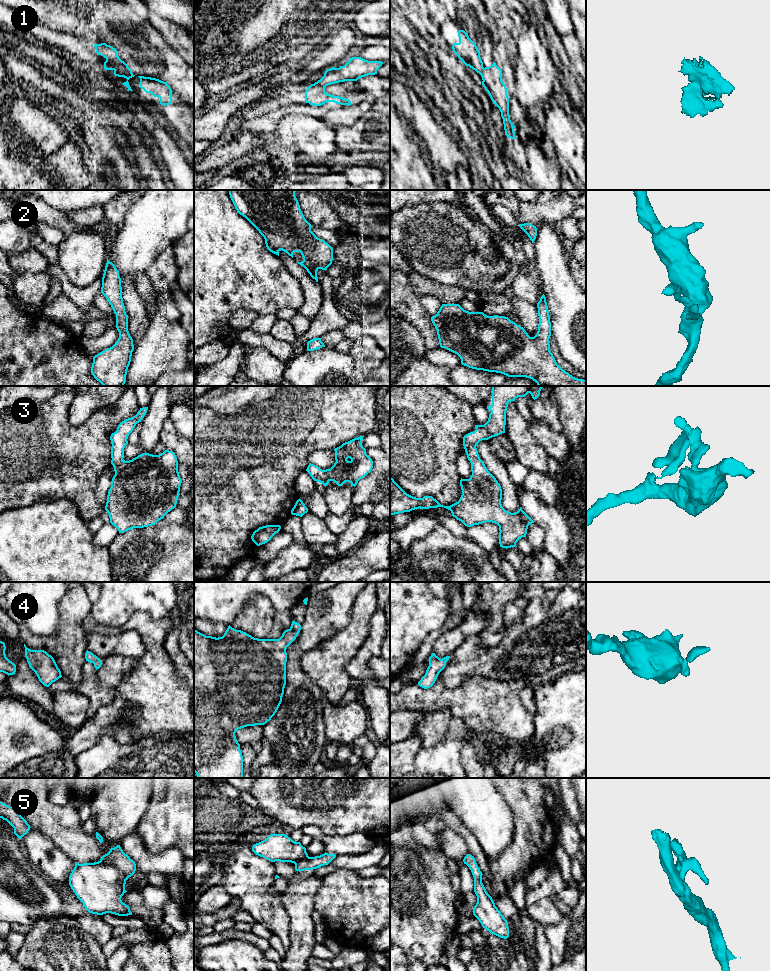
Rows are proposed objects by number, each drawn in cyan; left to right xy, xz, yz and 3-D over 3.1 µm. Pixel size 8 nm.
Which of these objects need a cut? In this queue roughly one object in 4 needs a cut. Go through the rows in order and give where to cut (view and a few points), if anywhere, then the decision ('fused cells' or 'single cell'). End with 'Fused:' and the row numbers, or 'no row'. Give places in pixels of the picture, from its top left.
1: cut xy (114, 70), (123, 72), (128, 79); fused cells
2: cut none; single cell
3: cut none; single cell
4: cut none; single cell
5: cut none; single cell
Fused: 1

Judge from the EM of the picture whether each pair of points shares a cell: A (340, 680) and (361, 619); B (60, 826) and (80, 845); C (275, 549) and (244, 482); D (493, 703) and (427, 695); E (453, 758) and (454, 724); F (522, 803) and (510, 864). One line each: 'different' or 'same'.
A: same
B: same
C: different
D: same
E: same
F: same

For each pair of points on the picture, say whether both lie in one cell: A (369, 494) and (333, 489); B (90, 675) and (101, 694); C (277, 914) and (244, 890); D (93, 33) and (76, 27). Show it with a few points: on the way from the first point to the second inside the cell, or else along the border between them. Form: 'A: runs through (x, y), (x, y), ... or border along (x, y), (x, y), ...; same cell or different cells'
A: border along (355, 487), (352, 493), (352, 503); different cells
B: runs through (90, 680), (90, 683), (96, 689); same cell
C: runs through (269, 910), (252, 893); same cell
D: runs through (89, 29), (87, 27), (80, 27); same cell

